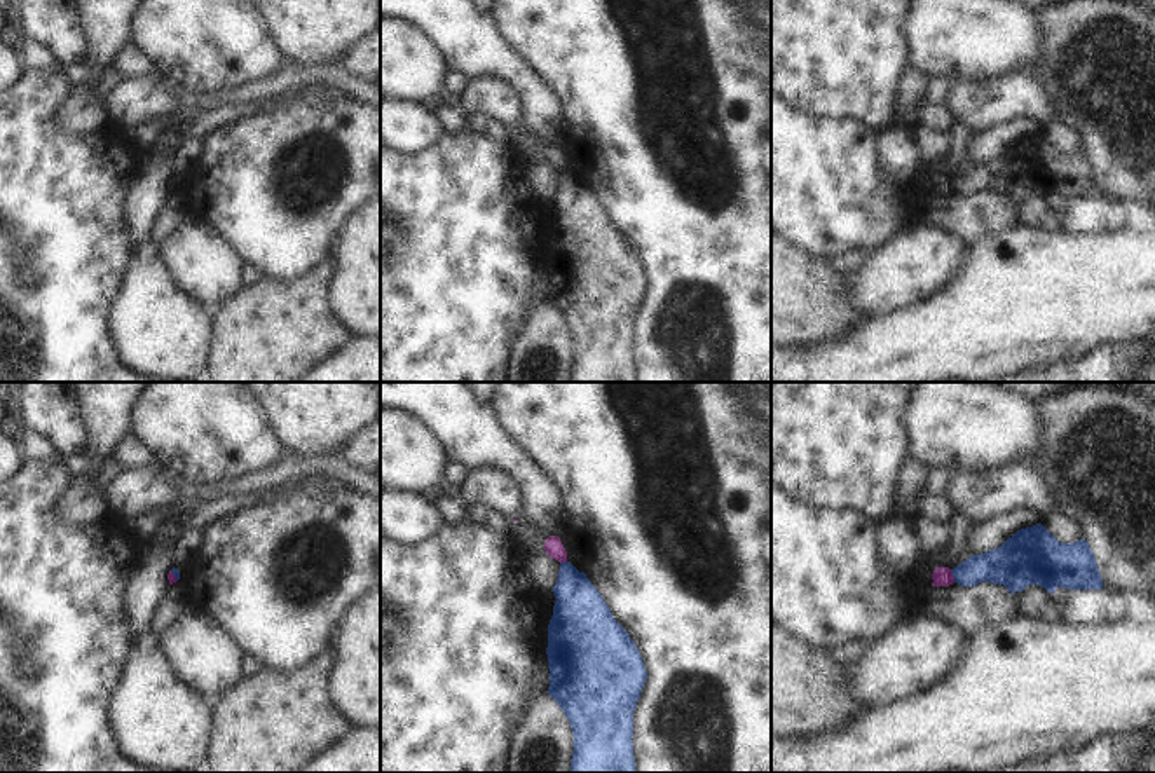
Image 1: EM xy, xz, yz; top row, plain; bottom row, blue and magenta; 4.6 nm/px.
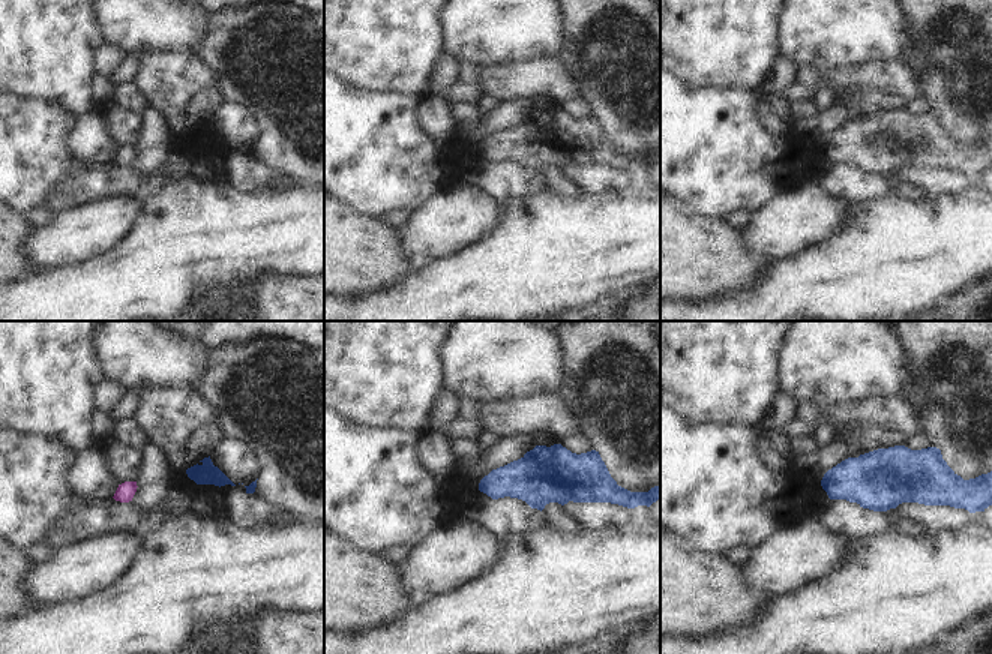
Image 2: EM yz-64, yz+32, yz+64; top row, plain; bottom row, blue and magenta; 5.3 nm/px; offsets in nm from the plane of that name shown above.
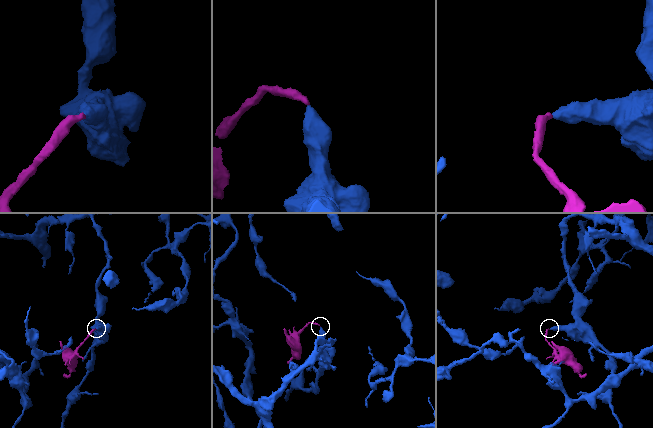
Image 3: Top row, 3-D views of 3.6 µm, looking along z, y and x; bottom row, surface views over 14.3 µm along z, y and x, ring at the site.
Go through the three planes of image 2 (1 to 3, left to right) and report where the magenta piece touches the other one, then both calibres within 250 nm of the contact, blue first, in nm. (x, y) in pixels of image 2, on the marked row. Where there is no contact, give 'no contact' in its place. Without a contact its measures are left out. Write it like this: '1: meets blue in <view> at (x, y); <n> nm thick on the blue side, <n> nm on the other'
1: no contact
2: no contact
3: no contact

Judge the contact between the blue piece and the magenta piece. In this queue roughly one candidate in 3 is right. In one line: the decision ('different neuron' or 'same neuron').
different neuron

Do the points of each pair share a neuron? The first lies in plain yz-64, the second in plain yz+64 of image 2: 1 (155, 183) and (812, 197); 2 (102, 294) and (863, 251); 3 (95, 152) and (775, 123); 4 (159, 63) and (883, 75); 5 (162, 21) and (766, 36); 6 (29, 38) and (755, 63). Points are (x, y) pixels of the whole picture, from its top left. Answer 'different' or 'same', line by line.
1: different
2: same
3: same
4: same
5: different
6: same

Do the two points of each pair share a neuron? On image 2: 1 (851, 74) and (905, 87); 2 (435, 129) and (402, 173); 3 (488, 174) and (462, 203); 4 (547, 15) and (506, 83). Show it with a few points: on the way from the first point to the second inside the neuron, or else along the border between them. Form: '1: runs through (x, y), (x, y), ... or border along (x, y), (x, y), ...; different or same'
1: runs through (865, 75), (892, 75); same
2: border along (420, 101), (420, 126), (438, 143), (447, 144); different
3: border along (464, 182), (480, 186), (500, 203); different
4: border along (553, 57), (530, 57), (483, 66); different

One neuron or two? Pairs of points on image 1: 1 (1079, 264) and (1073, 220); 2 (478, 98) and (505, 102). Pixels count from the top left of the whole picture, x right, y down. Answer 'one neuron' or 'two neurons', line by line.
1: two neurons
2: one neuron

